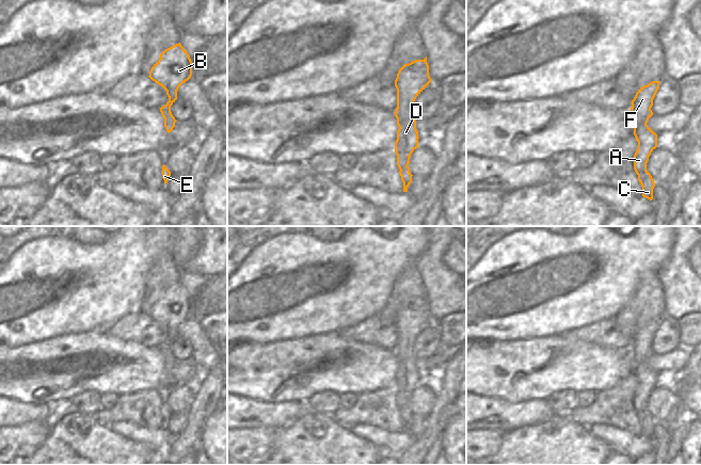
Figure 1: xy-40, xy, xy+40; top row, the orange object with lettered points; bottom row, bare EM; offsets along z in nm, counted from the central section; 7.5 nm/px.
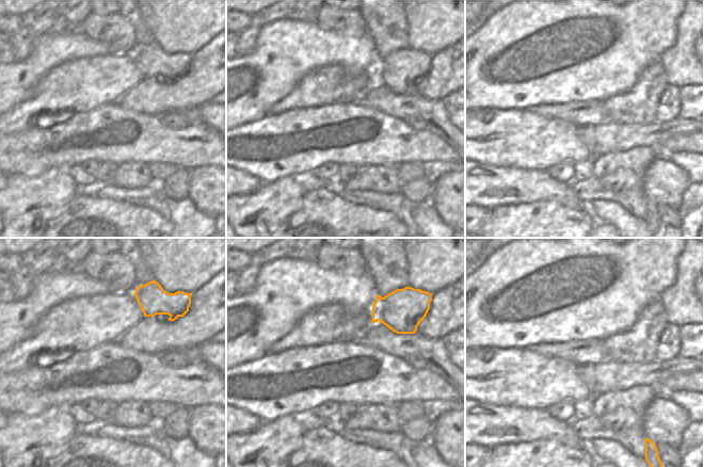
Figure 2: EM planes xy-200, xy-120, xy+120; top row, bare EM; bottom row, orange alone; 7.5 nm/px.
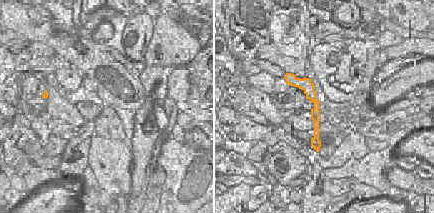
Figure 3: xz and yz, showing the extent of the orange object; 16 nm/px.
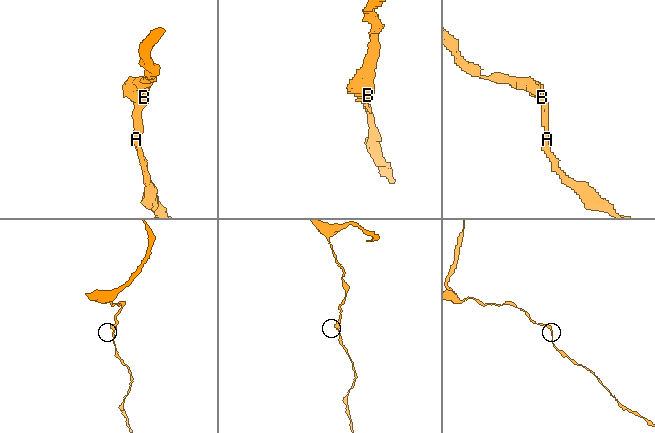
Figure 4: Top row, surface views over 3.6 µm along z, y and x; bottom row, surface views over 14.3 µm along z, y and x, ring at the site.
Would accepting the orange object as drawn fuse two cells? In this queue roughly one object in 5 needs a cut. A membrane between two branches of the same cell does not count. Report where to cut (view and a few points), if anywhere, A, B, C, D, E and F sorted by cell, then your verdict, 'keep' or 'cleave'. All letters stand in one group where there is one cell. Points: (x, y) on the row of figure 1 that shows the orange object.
no cut; A B C D E F; keep

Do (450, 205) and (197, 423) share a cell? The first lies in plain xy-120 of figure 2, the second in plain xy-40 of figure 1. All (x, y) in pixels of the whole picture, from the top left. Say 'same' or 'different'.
different

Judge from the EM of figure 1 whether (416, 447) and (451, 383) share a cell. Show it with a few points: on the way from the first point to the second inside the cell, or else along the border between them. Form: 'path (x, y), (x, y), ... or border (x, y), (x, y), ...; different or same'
path (432, 432), (434, 422), (444, 407), (445, 399); same

